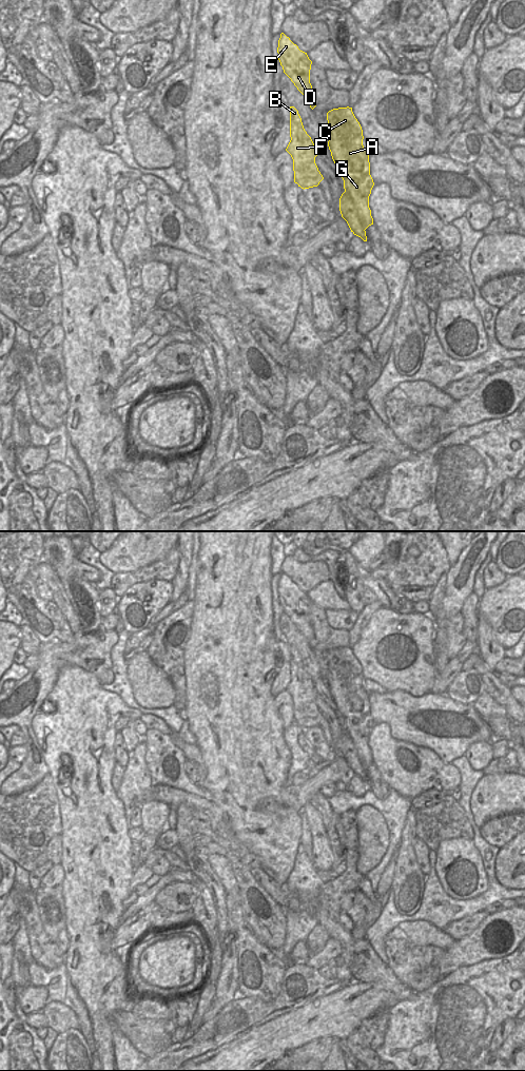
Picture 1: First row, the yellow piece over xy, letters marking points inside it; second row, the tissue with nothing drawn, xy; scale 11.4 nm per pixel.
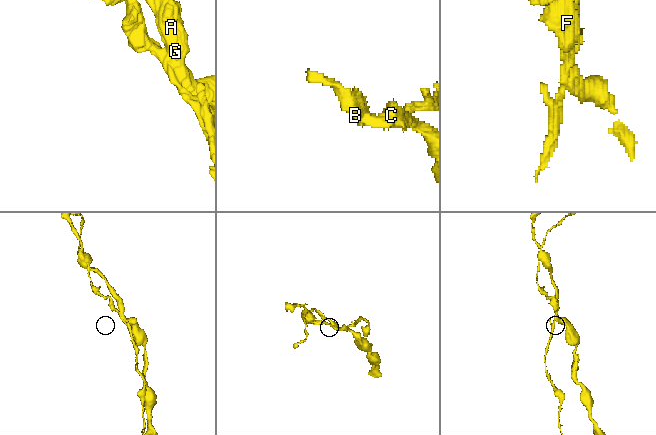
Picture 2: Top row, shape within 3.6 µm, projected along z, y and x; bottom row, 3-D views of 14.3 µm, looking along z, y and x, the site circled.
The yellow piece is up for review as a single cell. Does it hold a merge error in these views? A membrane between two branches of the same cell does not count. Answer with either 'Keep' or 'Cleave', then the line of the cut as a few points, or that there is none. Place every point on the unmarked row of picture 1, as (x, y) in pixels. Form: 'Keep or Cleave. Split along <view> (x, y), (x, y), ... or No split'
Cleave. Split along xy (345, 731), (352, 739), (357, 755), (357, 762), (351, 768)

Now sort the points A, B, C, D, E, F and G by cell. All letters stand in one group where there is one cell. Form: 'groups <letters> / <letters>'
groups A C D E G / B F

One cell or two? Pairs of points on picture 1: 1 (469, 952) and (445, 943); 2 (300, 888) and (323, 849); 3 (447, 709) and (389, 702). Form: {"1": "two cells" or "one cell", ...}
{"1": "two cells", "2": "two cells", "3": "one cell"}

